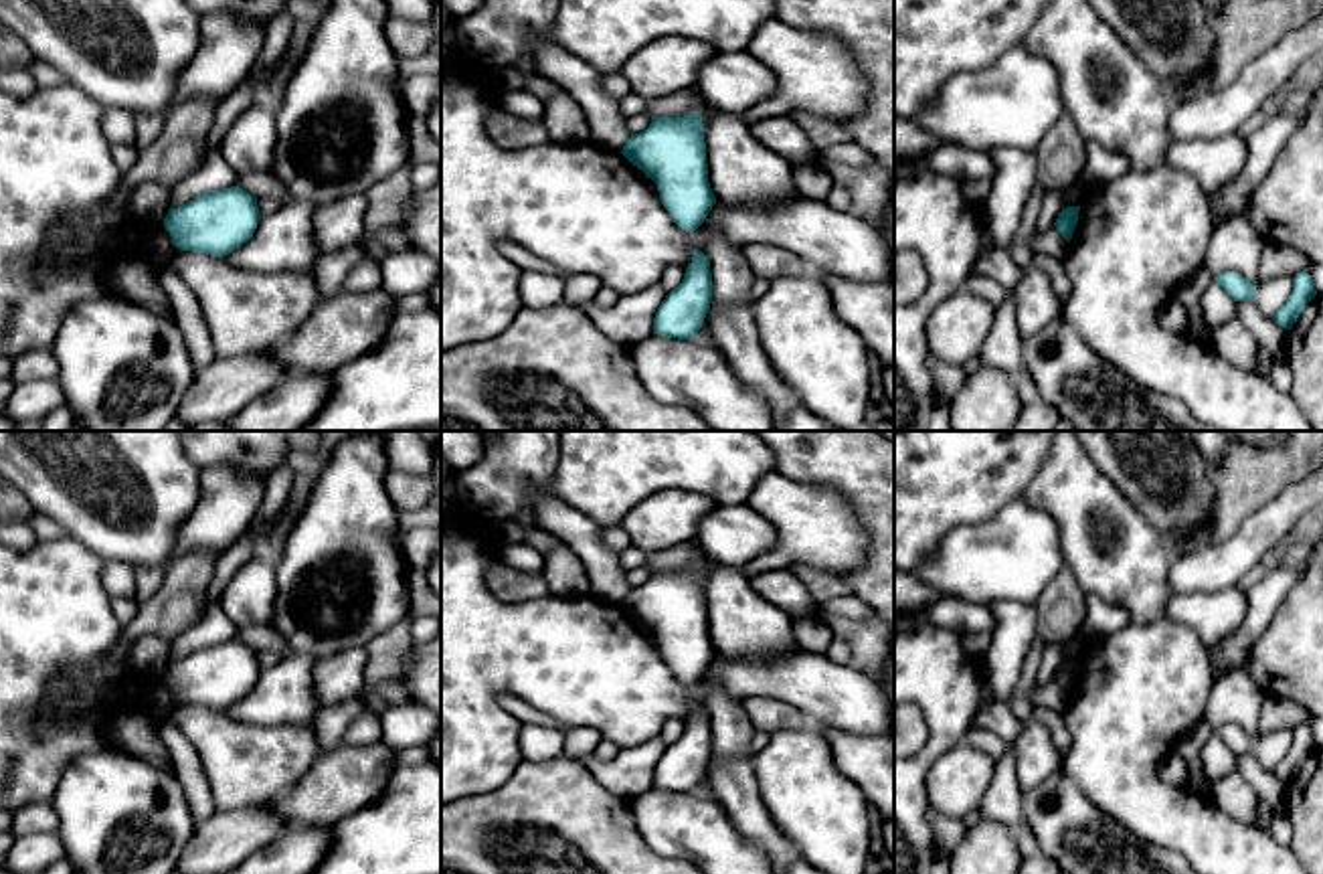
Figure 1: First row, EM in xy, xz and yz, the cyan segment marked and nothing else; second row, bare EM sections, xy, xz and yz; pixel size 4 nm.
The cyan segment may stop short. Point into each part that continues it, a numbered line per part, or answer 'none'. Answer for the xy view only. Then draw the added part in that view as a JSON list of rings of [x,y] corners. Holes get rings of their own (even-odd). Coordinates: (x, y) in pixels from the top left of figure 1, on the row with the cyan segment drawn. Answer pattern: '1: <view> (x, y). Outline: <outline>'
none

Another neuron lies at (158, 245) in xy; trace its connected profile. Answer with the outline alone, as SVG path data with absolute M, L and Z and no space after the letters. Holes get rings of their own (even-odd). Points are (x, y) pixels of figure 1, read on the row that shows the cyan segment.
M164 225L150 227L148 237L142 245L144 257L154 261L156 265L164 265L176 255L176 251L178 247L174 245Z

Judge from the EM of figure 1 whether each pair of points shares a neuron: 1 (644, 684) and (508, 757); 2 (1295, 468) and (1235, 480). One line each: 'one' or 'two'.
1: one
2: one

